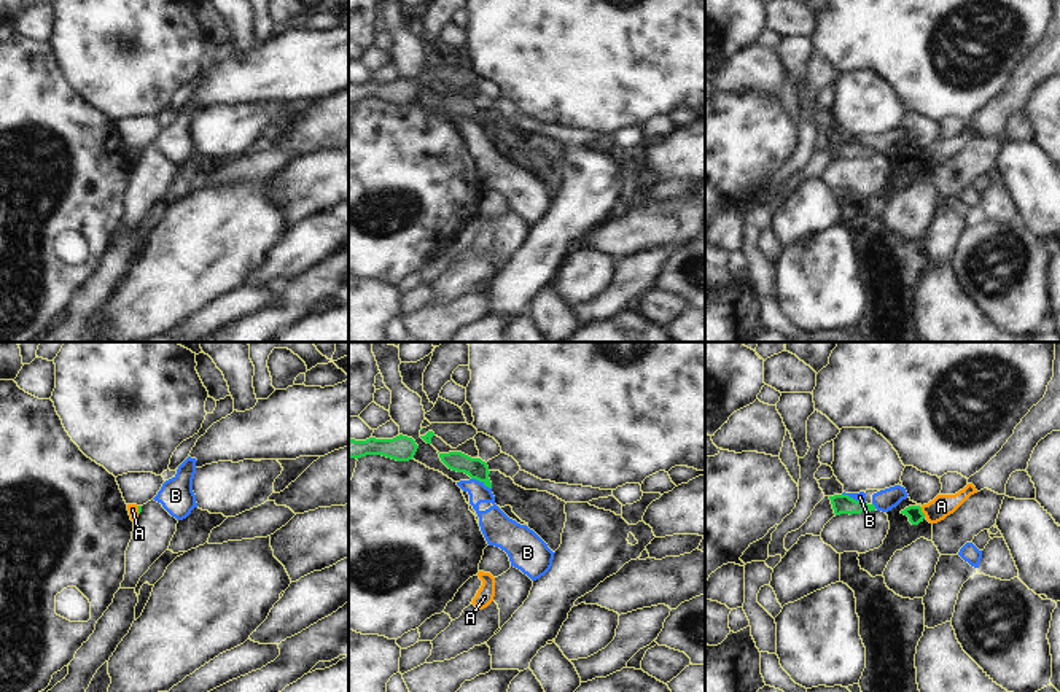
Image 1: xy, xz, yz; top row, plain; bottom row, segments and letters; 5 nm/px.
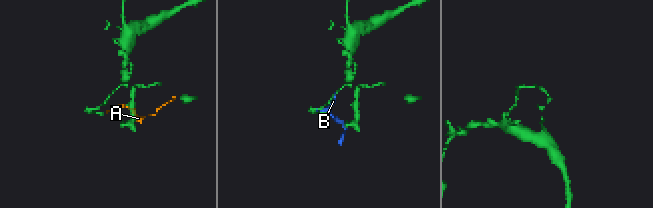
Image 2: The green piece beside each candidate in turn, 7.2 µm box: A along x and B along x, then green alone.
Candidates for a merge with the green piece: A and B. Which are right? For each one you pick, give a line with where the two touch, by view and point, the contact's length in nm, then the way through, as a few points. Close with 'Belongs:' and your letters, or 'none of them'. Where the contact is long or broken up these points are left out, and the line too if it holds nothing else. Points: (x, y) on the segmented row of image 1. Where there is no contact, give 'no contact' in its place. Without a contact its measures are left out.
A: contact yz (922, 513); length 50 nm; way yz (914, 513), (922, 513), (936, 511), (941, 506)
Belongs: A

